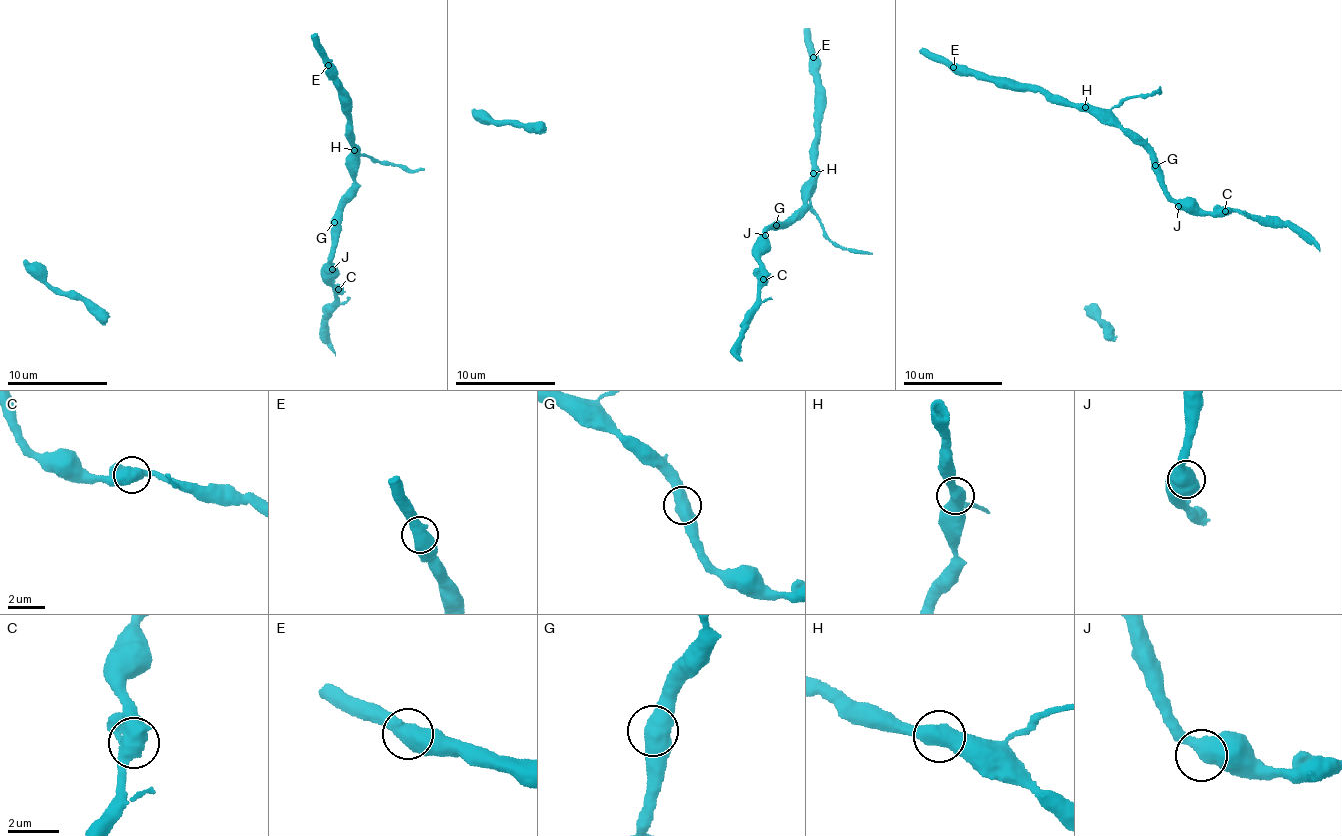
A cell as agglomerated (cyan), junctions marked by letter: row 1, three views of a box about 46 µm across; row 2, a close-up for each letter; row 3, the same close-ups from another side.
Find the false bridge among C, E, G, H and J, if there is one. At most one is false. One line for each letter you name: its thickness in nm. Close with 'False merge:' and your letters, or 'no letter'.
False merge: no letter

